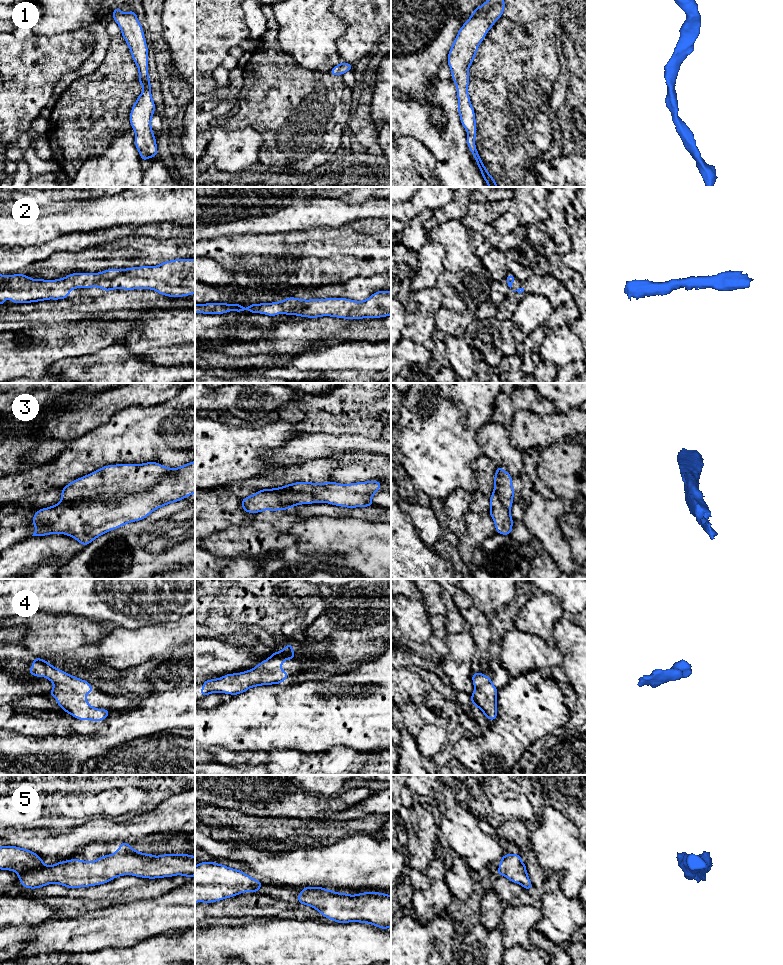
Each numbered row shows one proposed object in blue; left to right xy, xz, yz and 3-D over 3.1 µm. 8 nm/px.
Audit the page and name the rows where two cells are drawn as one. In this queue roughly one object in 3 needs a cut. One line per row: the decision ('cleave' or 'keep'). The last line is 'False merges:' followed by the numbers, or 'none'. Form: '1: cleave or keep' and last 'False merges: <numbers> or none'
1: keep
2: keep
3: cleave
4: keep
5: keep
False merges: 3

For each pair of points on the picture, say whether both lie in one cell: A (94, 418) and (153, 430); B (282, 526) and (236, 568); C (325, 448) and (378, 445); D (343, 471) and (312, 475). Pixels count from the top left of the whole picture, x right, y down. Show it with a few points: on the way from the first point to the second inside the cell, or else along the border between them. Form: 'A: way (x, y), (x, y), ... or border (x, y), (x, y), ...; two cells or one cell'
A: border (127, 407), (119, 410), (106, 422), (87, 432); two cells
B: border (273, 550), (259, 554), (239, 554), (230, 559); two cells
C: way (338, 447), (365, 446); one cell
D: border (333, 458), (338, 465), (330, 473), (330, 480); two cells

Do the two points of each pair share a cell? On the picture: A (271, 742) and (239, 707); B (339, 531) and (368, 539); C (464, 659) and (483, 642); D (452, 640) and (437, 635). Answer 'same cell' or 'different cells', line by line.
A: same cell
B: same cell
C: different cells
D: different cells

